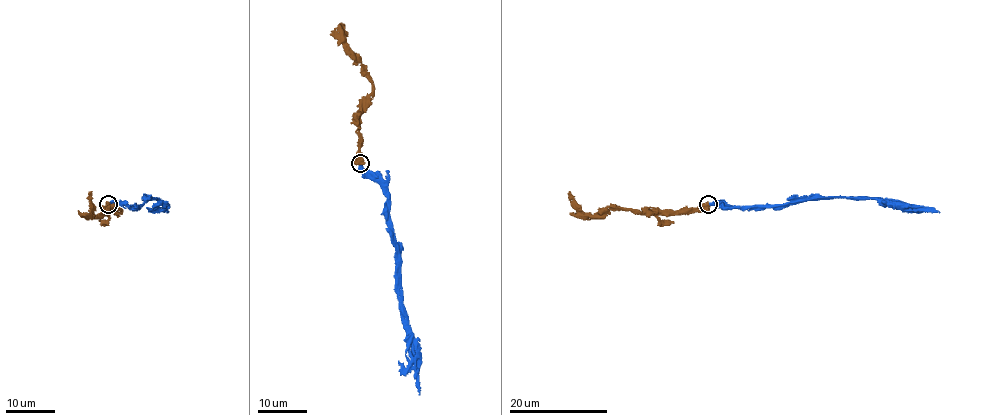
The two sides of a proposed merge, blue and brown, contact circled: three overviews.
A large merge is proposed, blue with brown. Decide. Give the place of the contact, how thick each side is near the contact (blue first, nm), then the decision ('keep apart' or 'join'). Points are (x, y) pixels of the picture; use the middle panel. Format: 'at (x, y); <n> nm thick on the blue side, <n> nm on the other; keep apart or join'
at (360, 163); 500 nm thick on the blue side, 850 nm on the other; join

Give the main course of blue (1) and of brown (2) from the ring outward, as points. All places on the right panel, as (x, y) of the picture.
1: (709, 204), (787, 207), (804, 200), (888, 198), (932, 207), (940, 212)
2: (708, 204), (678, 210), (638, 213), (623, 209), (602, 210), (586, 215), (568, 191)

